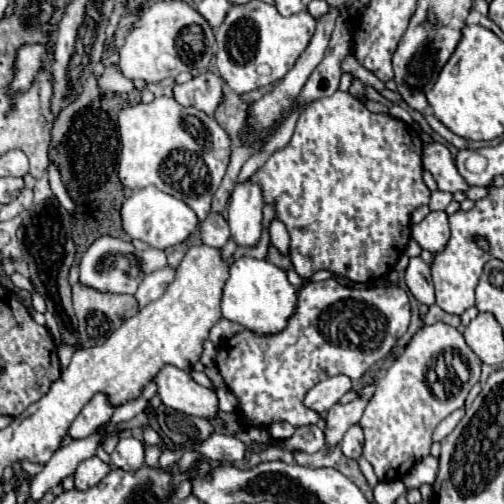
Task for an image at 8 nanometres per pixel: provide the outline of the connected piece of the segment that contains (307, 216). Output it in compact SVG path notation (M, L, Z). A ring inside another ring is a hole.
M338 90L334 96L330 96L326 100L316 100L314 104L310 104L310 108L306 108L306 112L302 112L288 146L284 146L282 150L276 150L264 162L264 166L258 168L252 176L252 182L258 184L262 190L264 202L274 206L276 220L280 220L290 234L290 254L296 256L296 272L300 276L306 278L318 270L330 270L330 272L336 272L352 282L372 282L372 280L384 278L388 274L388 264L390 264L390 270L396 266L398 258L404 254L406 244L410 240L410 216L412 216L412 212L430 202L430 190L426 188L426 184L422 180L422 172L424 172L422 170L422 144L424 142L422 142L420 134L410 130L408 124L404 124L398 118L392 118L390 114L374 114L374 112L366 110L364 102L354 98L350 92Z

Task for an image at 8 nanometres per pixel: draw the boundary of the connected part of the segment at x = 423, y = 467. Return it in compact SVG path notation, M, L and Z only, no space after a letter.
M432 454L424 456L422 460L418 460L414 464L414 468L404 476L404 484L406 490L412 488L420 488L426 482L434 482L436 480L436 472L438 472L438 458L434 458Z

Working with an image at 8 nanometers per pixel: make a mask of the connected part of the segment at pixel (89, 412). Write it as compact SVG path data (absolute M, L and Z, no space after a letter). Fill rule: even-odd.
M94 396L94 400L86 404L86 408L78 414L78 420L74 420L74 424L70 426L70 432L68 432L70 438L80 440L90 436L100 426L104 426L112 414L114 414L114 408L106 404L106 396Z

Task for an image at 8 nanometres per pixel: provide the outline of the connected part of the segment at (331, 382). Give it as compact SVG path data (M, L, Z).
M332 376L322 382L318 382L314 388L310 388L304 396L304 406L318 412L320 416L330 410L334 404L340 402L340 398L352 388L352 380L348 376Z

